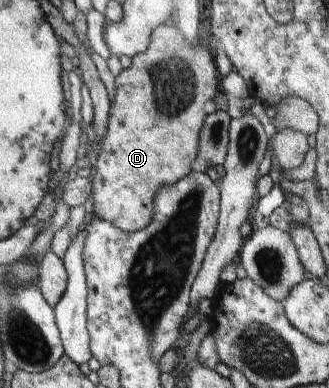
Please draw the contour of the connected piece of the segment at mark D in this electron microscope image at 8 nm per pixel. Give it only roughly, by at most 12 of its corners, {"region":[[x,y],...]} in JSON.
{"region":[[171,23],[115,76],[88,206],[145,229],[193,172],[211,51]]}

